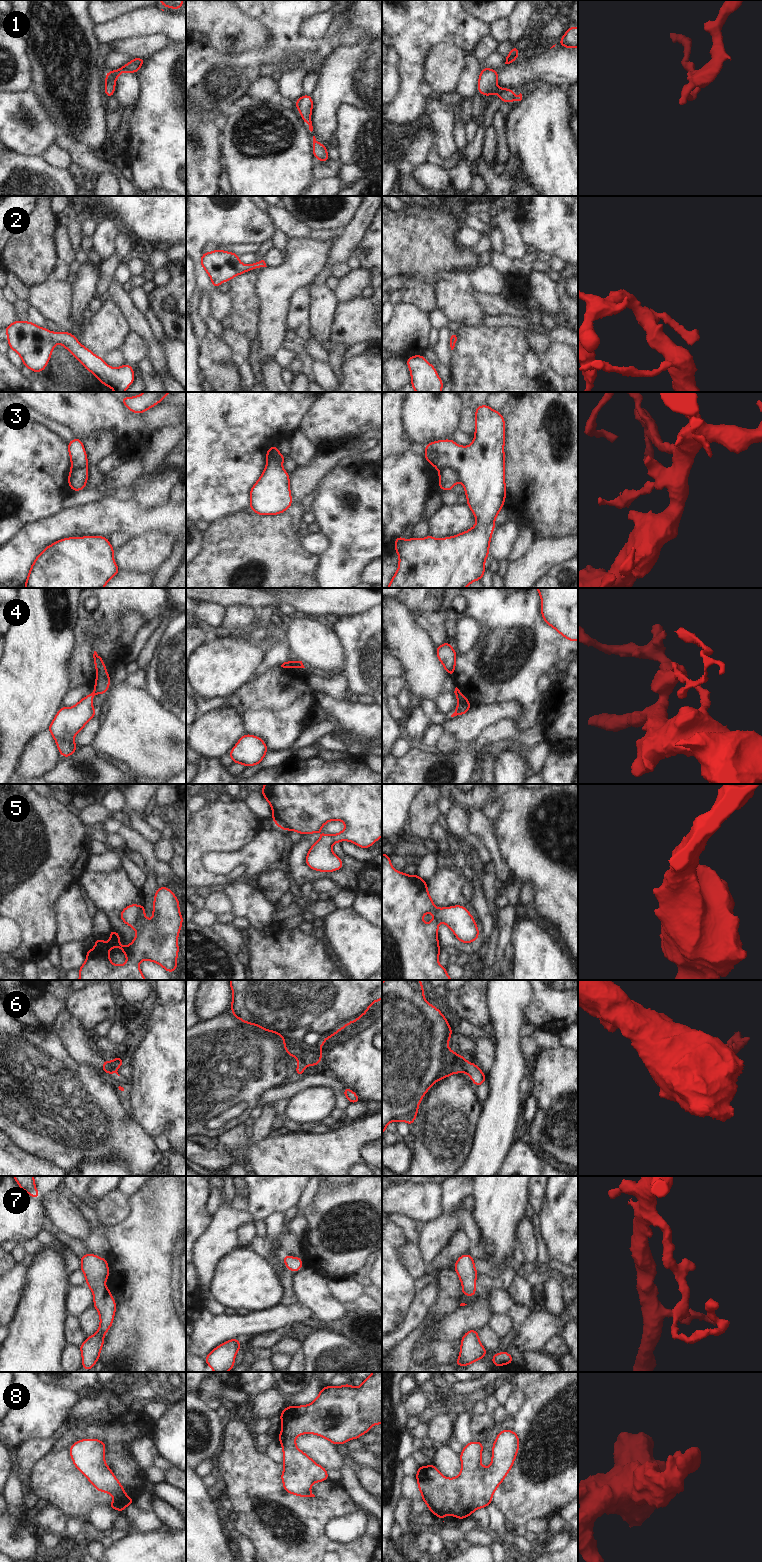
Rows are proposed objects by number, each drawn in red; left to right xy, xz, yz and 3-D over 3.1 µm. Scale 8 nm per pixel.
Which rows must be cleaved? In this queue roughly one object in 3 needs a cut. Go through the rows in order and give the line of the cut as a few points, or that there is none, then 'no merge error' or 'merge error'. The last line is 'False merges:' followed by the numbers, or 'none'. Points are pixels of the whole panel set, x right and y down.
1: no cut; no merge error
2: no cut; no merge error
3: cut in yz along (439, 470), (451, 467), (458, 474), (459, 480); merge error
4: cut in xz along (290, 661), (292, 666); merge error
5: no cut; no merge error
6: cut in yz along (468, 1063), (465, 1071); merge error
7: no cut; no merge error
8: no cut; no merge error
False merges: 3, 4, 6

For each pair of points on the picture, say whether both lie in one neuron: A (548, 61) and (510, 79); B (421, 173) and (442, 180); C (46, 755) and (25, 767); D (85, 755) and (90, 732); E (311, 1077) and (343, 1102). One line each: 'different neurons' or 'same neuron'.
A: same neuron
B: same neuron
C: same neuron
D: different neurons
E: same neuron

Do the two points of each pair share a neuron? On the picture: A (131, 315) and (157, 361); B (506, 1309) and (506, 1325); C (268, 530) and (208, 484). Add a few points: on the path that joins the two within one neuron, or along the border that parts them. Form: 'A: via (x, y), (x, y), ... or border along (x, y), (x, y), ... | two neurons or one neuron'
A: via (140, 326), (150, 339), (155, 350) | one neuron
B: border along (493, 1314), (507, 1315), (513, 1325) | two neurons
C: border along (249, 507), (220, 518) | two neurons

